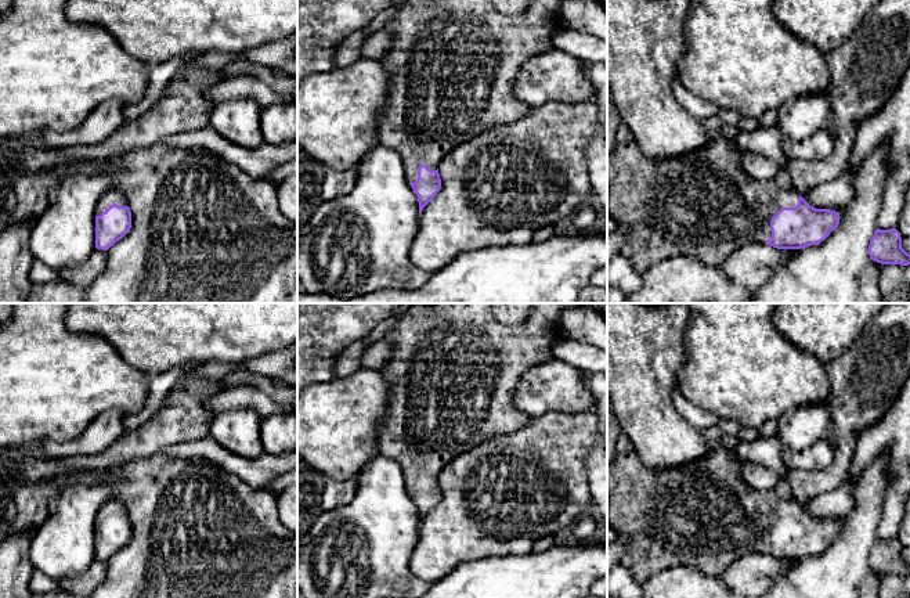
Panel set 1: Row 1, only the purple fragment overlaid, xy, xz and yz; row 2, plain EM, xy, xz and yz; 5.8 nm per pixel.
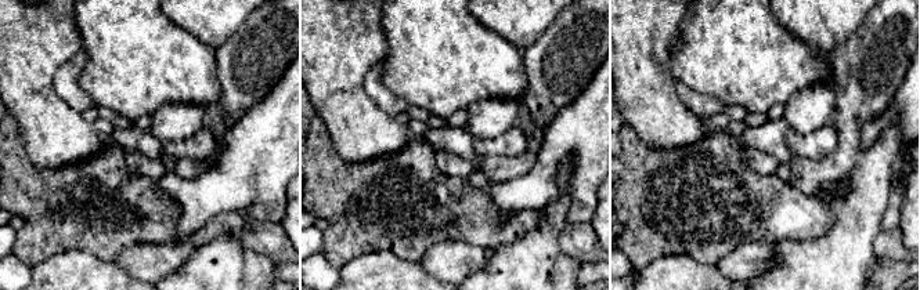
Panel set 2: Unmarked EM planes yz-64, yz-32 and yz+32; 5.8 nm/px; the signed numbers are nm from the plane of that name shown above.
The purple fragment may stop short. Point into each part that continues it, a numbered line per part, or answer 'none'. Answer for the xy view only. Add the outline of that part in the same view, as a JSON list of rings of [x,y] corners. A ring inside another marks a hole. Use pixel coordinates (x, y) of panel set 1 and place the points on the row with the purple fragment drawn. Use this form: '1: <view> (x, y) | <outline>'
1: xy (112, 195) | [[[109,188],[100,197],[97,206],[95,206],[95,216],[100,216],[113,203],[119,206],[129,206],[124,195],[120,191],[115,188]]]

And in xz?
1: xz (451, 65) | [[[407,0],[396,15],[384,25],[393,33],[393,39],[390,50],[380,61],[389,75],[389,91],[387,101],[378,119],[379,144],[396,151],[402,158],[408,183],[416,183],[418,167],[420,165],[426,165],[429,169],[437,170],[443,158],[467,138],[473,138],[495,126],[510,125],[534,109],[516,97],[514,79],[524,61],[555,48],[550,36],[556,30],[561,29],[559,11],[563,1],[564,0],[531,0],[524,12],[519,15],[501,15],[492,0]]]

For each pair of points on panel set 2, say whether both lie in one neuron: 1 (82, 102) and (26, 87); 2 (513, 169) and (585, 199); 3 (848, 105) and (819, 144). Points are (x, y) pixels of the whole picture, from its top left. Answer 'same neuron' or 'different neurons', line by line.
1: different neurons
2: different neurons
3: different neurons

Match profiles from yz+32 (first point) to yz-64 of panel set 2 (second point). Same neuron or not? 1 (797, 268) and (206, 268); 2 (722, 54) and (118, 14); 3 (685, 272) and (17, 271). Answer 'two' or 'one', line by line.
1: one
2: one
3: two

